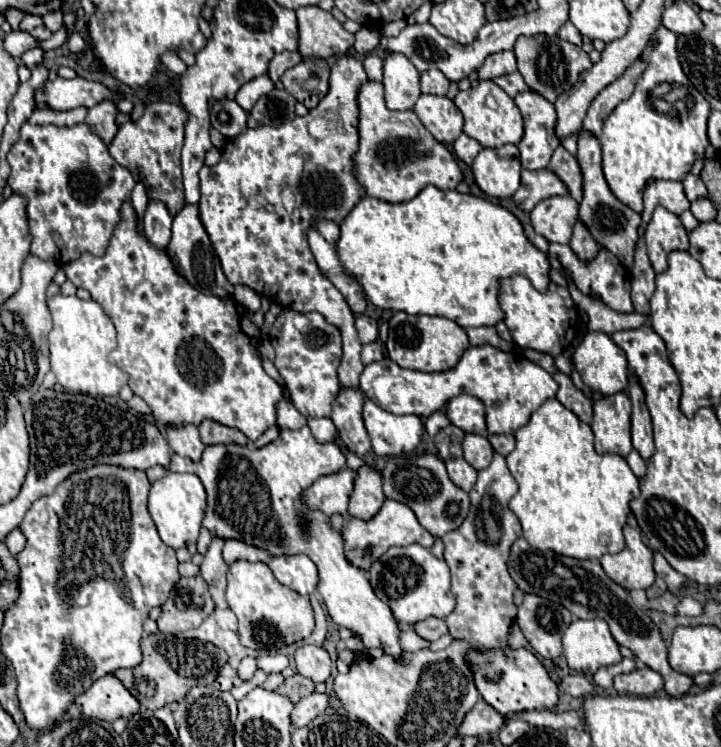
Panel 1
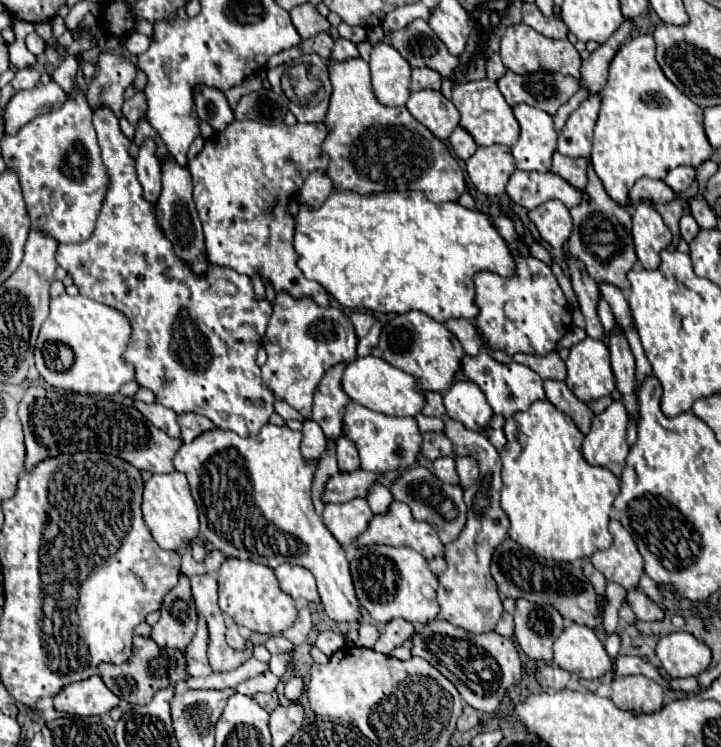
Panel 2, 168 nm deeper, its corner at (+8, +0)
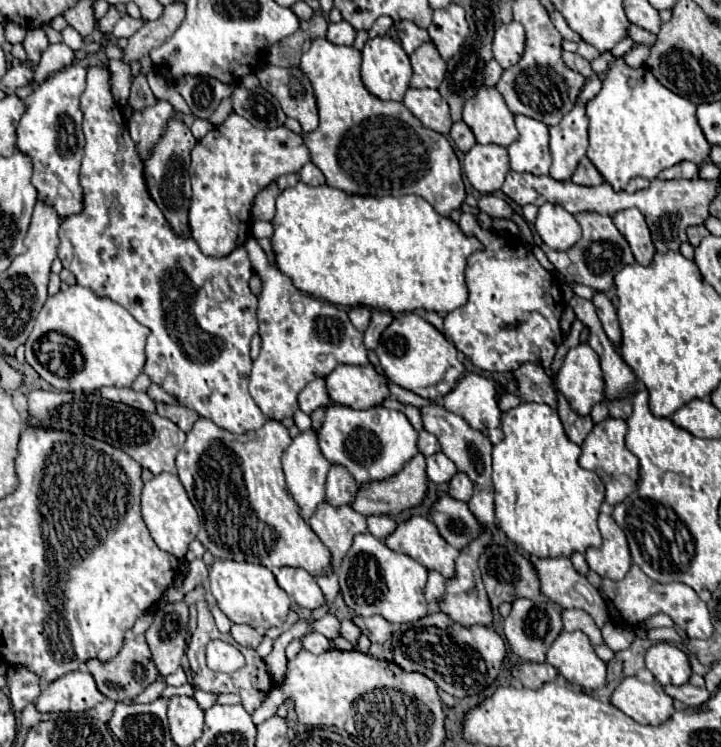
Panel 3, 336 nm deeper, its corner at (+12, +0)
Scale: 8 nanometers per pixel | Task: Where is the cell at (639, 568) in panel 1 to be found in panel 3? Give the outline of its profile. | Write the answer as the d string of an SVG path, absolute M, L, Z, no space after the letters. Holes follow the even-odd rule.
M608 511L600 513L598 527L602 533L602 549L590 547L586 551L586 561L592 571L596 571L604 579L624 579L624 575L630 571L632 559L628 551L628 541L624 531L616 525L612 515Z

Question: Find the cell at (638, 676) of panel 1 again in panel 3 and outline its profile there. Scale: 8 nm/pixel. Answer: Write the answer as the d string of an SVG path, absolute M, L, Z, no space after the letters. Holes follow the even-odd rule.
M626 677L610 695L610 703L642 725L660 725L674 713L674 701L658 683Z

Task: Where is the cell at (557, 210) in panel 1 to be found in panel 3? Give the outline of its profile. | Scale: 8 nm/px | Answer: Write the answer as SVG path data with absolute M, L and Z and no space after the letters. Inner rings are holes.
M544 203L538 209L536 217L536 233L550 249L570 249L580 239L580 225L574 215L564 211L564 207L556 203Z

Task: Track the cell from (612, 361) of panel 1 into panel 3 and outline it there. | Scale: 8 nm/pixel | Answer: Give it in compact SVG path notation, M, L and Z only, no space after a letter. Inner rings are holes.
M588 343L576 345L566 353L564 365L558 371L556 387L578 415L588 415L590 409L604 399L600 359L596 359L596 351L592 351Z

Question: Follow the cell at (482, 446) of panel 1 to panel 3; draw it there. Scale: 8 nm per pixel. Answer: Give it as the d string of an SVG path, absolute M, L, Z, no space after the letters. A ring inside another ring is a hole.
M456 473L456 475L452 477L448 493L450 493L454 499L468 501L468 499L472 497L472 491L474 491L474 485L472 485L472 481L468 479L466 473Z

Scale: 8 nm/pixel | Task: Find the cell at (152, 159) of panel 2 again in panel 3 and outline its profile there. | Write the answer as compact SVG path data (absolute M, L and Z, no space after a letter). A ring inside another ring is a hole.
M156 101L146 111L134 113L130 117L130 121L128 121L130 137L136 145L136 151L142 161L148 159L148 151L152 151L152 147L158 143L162 129L168 123L168 119L172 117L172 113L174 113L174 109L168 101Z

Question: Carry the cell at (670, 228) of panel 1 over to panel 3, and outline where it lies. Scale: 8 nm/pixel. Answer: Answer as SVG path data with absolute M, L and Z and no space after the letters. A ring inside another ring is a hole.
M632 207L632 209L616 213L612 219L614 219L618 231L630 243L634 259L644 267L648 263L652 263L656 249L654 249L654 243L652 243L652 237L650 237L650 229L644 221L644 215L636 207Z

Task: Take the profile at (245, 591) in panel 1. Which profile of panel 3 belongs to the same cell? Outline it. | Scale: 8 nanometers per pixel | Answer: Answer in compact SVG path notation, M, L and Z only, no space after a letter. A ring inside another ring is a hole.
M216 559L210 567L210 589L218 601L220 611L232 623L244 623L254 629L270 629L282 625L290 611L290 597L276 585L272 571L254 563Z

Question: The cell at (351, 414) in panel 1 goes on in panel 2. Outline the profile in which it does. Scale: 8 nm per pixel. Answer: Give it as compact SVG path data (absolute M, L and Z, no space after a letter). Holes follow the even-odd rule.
M340 437L336 441L336 459L338 459L338 469L340 473L352 473L360 469L360 457L354 447L354 443L348 443L348 439Z

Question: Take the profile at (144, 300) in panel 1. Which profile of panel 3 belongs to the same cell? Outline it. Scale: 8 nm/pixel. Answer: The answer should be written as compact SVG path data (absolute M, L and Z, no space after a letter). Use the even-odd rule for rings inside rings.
M88 67L88 75L86 75L86 91L80 97L82 103L82 111L84 111L84 135L86 135L86 153L82 159L82 169L80 169L80 185L84 189L84 209L78 215L72 215L68 219L64 219L64 223L60 225L58 237L60 237L60 245L58 245L58 259L62 261L64 269L72 271L78 285L88 287L94 295L112 299L114 303L120 303L138 323L144 323L144 327L150 329L150 335L146 339L146 363L144 363L144 373L152 379L152 383L158 383L164 391L168 391L168 395L172 395L180 405L196 411L200 417L212 419L218 427L234 433L234 435L242 435L246 431L252 429L260 429L268 417L264 415L264 411L260 411L260 407L256 407L256 401L252 399L252 395L248 393L248 381L250 381L250 367L252 367L252 359L250 359L250 341L252 337L258 333L258 319L256 319L256 307L258 307L258 297L250 291L248 281L252 277L252 263L248 259L248 251L244 251L244 247L234 249L228 257L216 259L216 257L208 257L204 255L194 239L182 239L178 237L168 221L164 219L162 211L156 207L156 203L152 201L152 197L148 195L146 189L146 181L144 181L144 165L134 149L134 143L130 139L128 133L128 125L126 119L122 115L122 109L118 107L118 103L114 101L112 93L110 93L110 73L106 67Z

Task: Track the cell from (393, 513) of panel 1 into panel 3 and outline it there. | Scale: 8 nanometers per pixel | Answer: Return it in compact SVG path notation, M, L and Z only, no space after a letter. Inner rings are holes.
M410 515L402 519L394 533L382 539L392 551L410 555L426 569L436 569L444 577L454 575L454 559L458 557L458 549L448 545L432 521L422 515Z

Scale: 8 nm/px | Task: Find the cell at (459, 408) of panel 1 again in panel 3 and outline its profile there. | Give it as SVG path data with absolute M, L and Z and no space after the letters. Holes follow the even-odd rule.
M468 373L458 381L456 387L442 397L442 405L478 431L498 427L500 423L496 383L476 373Z

